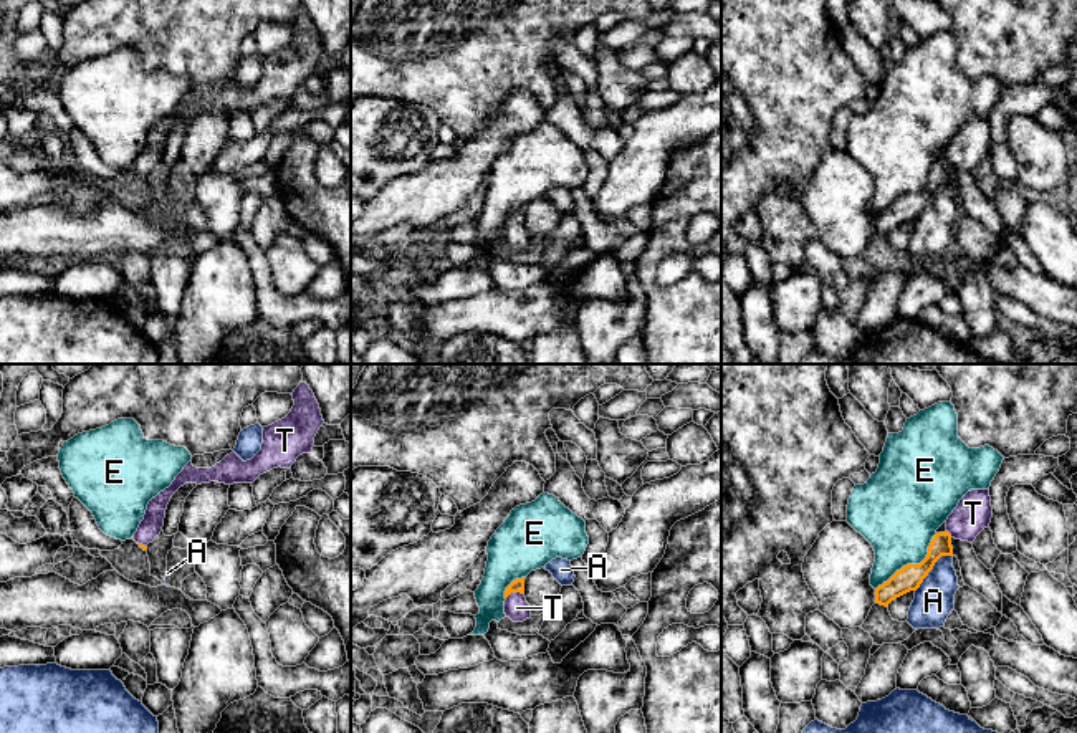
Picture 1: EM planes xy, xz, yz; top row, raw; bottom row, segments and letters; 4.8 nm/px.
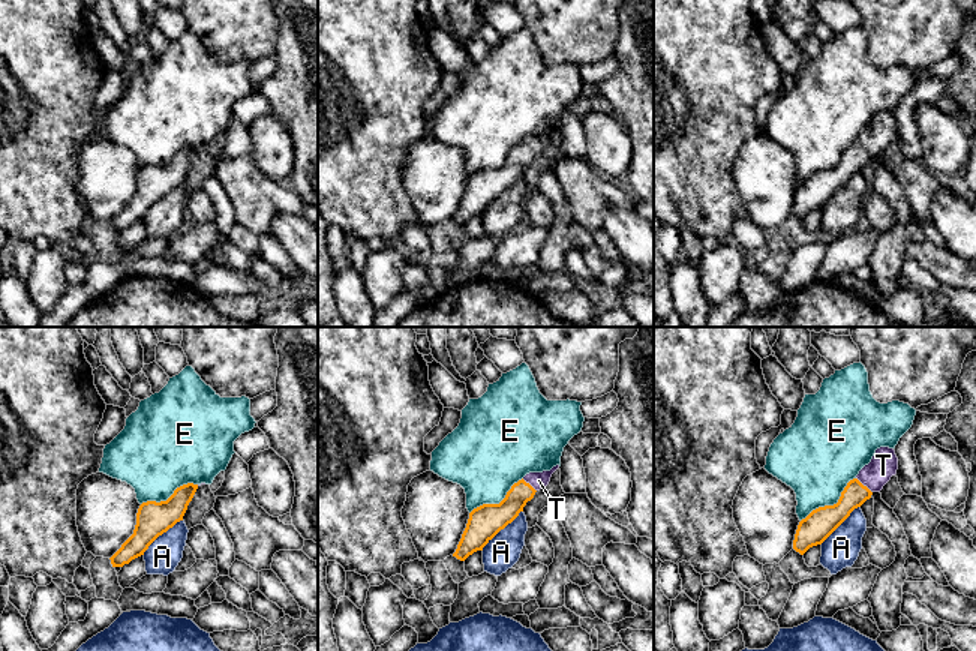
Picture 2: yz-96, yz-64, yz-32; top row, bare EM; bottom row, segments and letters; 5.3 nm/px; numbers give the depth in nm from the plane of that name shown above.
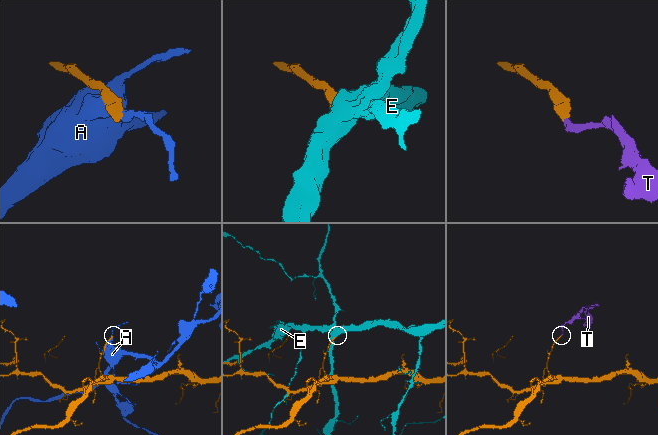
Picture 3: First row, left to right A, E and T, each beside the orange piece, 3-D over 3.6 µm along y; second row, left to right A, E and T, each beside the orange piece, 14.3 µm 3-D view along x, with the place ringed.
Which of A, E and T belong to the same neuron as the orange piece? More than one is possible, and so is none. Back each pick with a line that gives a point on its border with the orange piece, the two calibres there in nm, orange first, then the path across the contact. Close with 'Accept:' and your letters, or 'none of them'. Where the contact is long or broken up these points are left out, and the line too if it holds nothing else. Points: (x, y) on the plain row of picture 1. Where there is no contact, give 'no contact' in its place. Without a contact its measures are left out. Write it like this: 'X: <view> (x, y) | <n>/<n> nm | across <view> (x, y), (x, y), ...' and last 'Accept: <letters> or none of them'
T: xz (513, 220) | 60/120 nm | across xz (516, 215), (513, 220), (516, 237)
Accept: T

